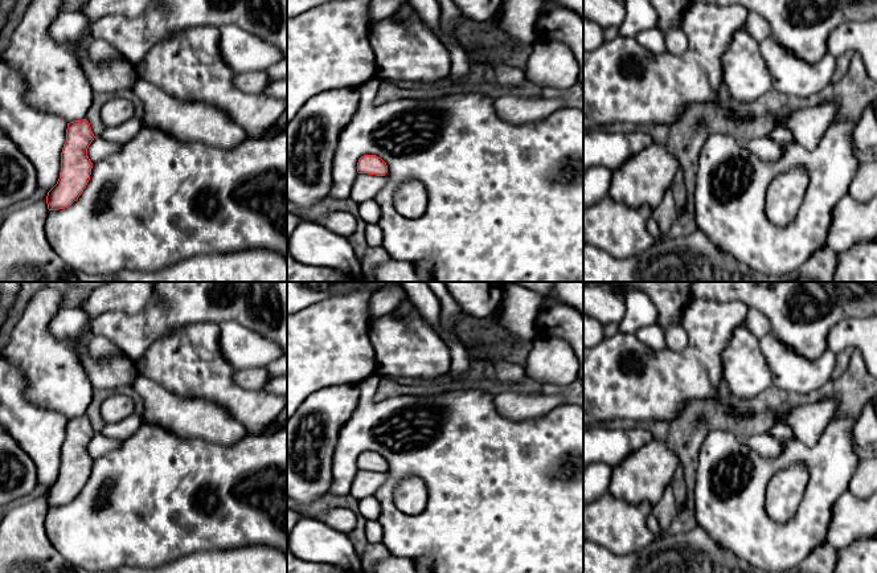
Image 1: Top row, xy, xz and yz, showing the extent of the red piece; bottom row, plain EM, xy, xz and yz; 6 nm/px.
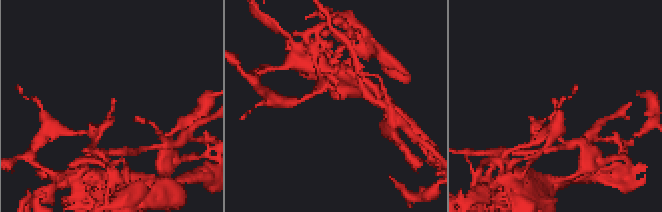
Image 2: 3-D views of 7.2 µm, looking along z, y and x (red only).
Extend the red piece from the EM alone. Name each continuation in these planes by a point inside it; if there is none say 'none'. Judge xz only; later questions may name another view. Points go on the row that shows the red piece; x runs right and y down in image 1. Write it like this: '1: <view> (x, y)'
none

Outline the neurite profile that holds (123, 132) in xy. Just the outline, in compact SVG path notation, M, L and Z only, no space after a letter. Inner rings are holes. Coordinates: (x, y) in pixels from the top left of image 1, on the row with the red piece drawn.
M134 116L132 119L116 127L104 127L101 136L108 142L114 142L123 146L132 138L135 138L143 127L144 127L143 119Z

